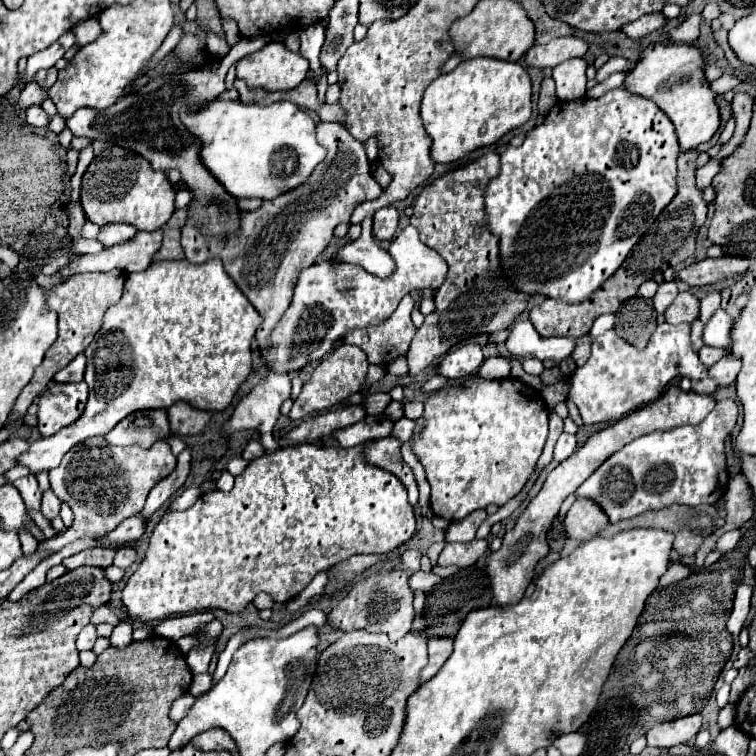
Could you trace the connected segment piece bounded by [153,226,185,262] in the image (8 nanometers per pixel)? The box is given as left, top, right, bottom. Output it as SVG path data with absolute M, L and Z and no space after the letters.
M163 228L163 246L161 250L153 256L153 260L183 260L183 248L179 244L181 230L179 228Z

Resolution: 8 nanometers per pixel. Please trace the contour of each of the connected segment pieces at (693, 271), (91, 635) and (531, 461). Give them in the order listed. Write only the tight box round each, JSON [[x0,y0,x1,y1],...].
[[675,256,751,286],[77,624,97,650],[411,376,549,522]]

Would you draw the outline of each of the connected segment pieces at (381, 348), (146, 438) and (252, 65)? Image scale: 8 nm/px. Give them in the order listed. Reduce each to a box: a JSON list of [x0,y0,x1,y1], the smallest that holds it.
[[343,296,417,366],[105,410,169,448],[237,42,309,92]]

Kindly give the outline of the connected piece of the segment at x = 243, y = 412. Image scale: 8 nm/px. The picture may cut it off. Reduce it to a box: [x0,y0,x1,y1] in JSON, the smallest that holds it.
[225,370,303,434]

